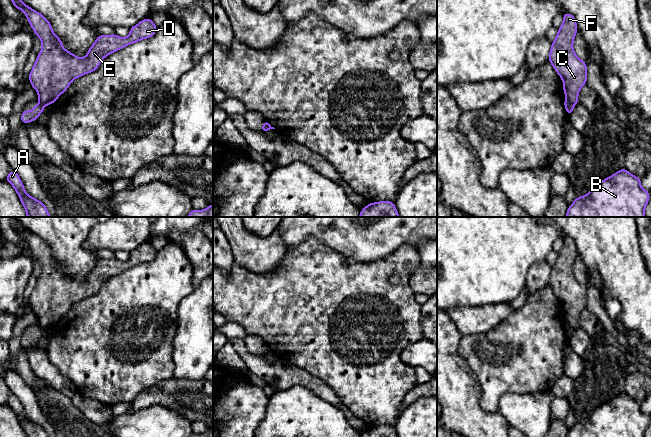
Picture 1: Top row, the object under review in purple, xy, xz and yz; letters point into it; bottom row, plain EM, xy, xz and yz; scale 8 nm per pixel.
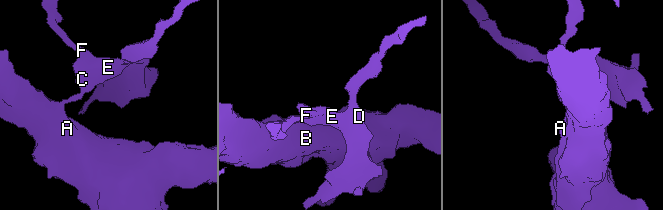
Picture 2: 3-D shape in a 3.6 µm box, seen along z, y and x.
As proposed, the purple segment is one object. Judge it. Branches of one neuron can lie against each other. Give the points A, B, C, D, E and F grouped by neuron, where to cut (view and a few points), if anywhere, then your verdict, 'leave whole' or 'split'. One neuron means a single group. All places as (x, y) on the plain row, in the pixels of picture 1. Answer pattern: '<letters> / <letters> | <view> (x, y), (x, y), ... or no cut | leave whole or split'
A B / C D E F | yz (567, 324), (574, 328) | split

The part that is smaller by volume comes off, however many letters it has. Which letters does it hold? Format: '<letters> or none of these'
C, D, E, F

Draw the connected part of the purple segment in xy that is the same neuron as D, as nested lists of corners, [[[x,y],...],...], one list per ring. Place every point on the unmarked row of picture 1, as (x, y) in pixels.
[[[14,217],[11,218],[11,226],[18,234],[25,236],[30,250],[42,266],[42,274],[28,302],[32,311],[37,314],[40,327],[44,329],[55,326],[74,303],[94,296],[109,278],[150,262],[157,254],[152,244],[146,242],[130,252],[126,262],[116,258],[99,259],[86,280],[79,282],[63,272],[62,264],[53,257],[50,246],[42,238],[28,231]]]

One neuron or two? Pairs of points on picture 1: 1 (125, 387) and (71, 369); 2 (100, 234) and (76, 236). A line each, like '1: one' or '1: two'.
1: one
2: two

